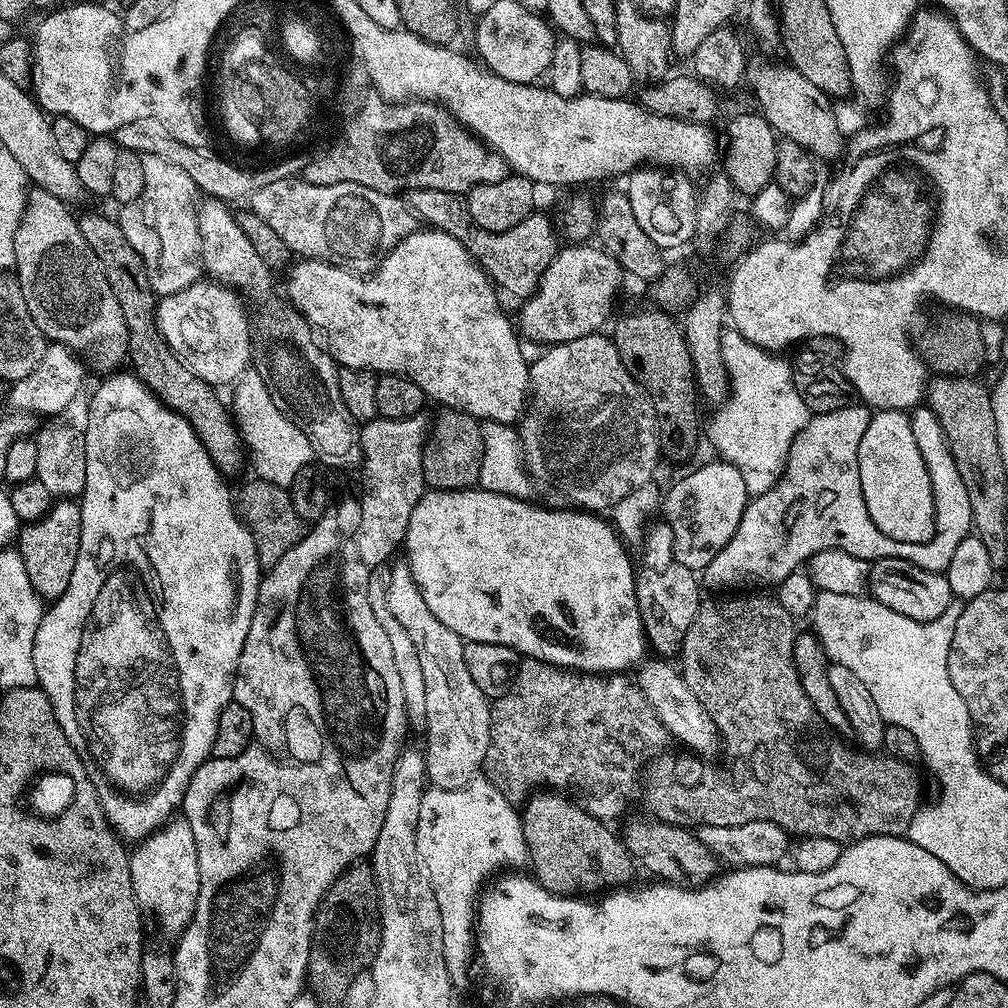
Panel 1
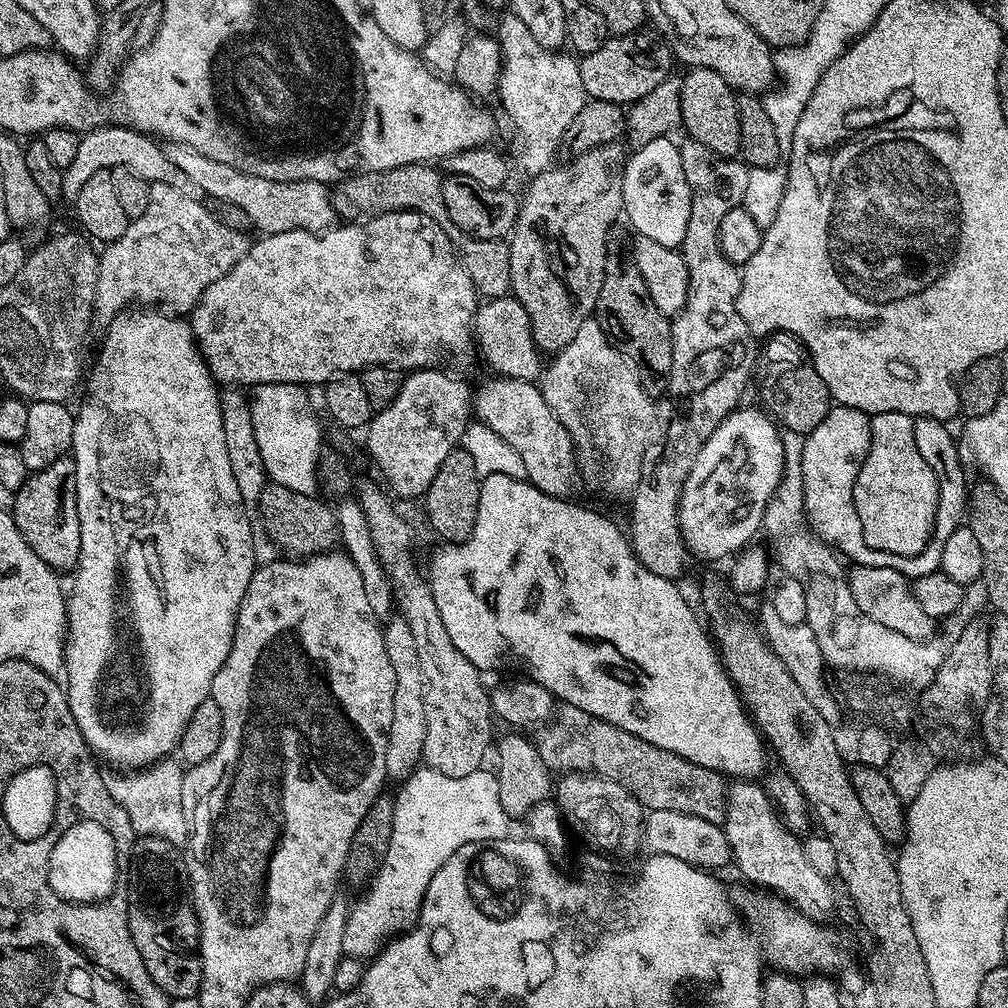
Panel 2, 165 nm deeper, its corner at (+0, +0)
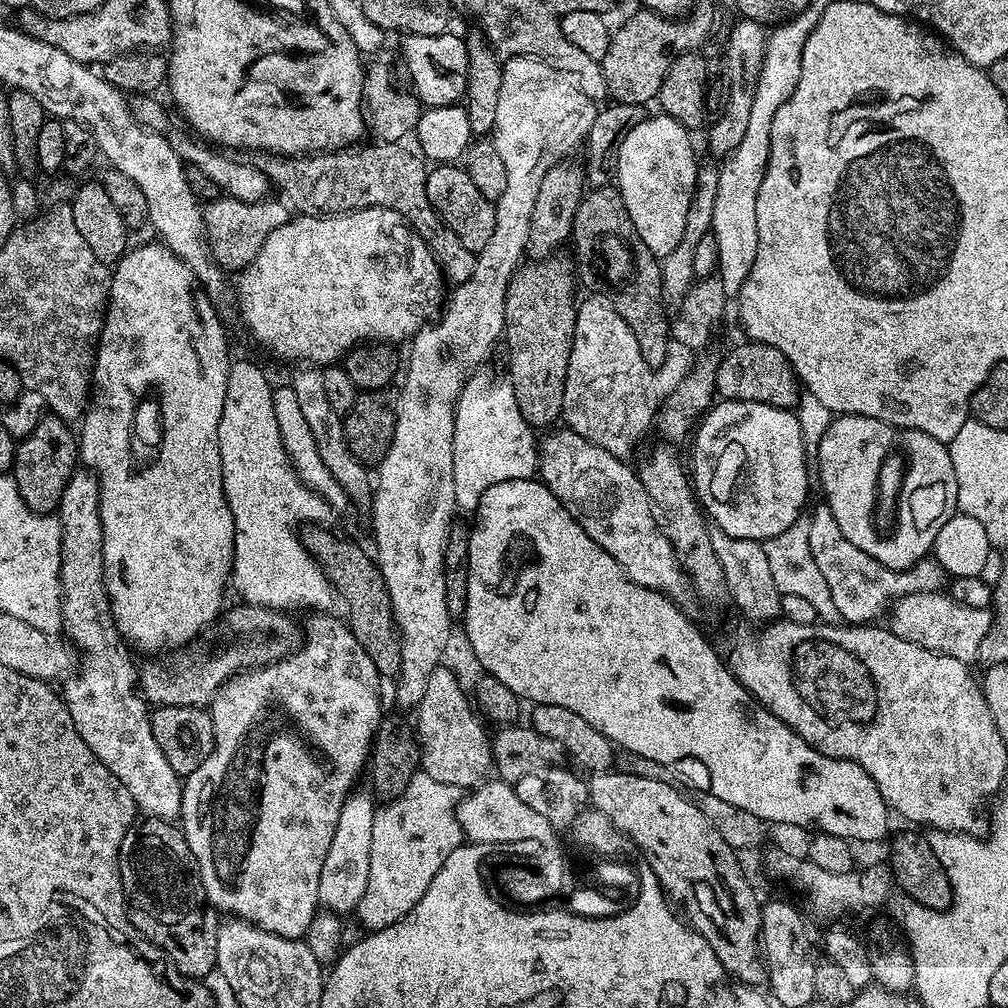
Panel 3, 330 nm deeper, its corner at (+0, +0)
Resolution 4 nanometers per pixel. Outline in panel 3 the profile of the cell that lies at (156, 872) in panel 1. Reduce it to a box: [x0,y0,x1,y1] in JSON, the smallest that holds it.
[58,470,182,821]

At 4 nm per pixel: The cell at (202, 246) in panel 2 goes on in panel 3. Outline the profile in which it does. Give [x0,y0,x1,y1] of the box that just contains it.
[203,195,290,270]

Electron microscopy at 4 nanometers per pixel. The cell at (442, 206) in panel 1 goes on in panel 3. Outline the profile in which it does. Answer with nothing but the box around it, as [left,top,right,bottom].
[258,142,477,285]

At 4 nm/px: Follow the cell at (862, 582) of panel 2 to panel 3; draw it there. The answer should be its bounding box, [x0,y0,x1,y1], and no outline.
[890,590,992,665]

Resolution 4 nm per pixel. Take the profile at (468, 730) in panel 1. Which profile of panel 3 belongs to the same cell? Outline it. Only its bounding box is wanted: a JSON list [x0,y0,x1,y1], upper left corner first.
[414,666,493,790]

